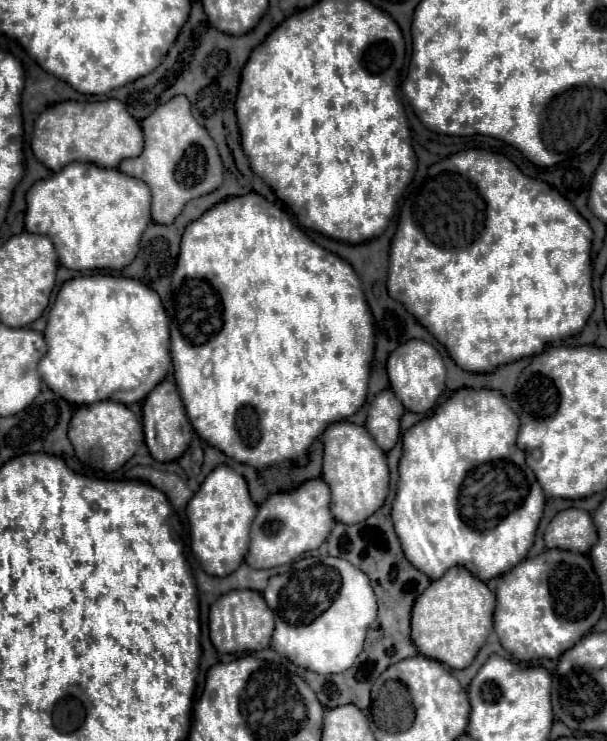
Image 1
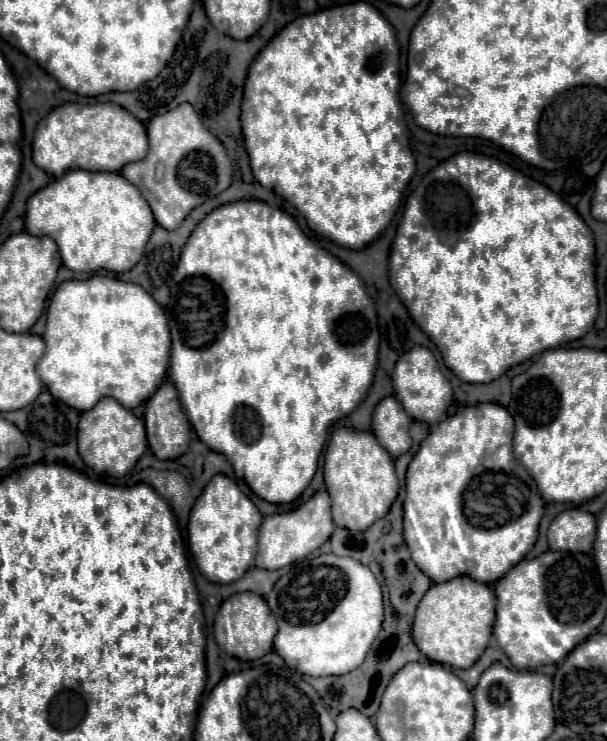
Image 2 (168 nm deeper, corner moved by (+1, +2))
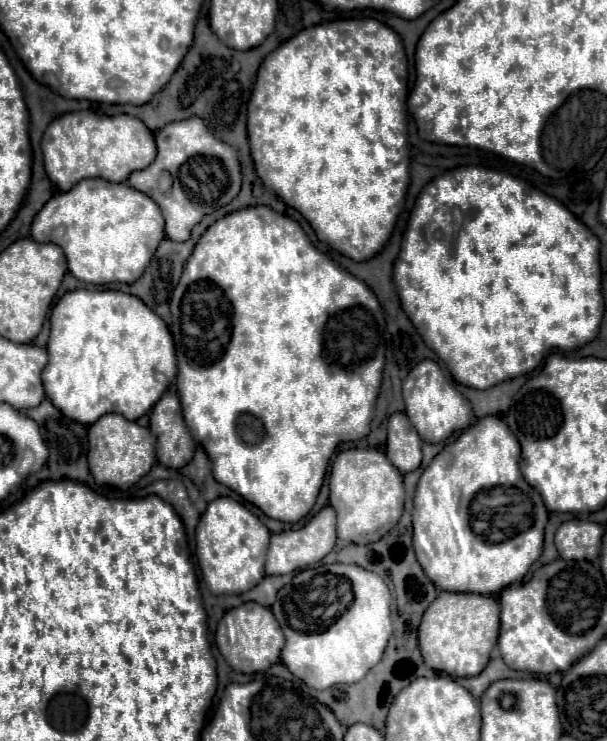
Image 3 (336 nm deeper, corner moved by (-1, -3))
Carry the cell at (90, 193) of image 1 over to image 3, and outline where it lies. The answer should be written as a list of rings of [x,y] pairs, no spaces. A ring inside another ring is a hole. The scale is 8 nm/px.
[[[92,178],[78,182],[72,190],[60,192],[50,202],[46,202],[46,206],[36,214],[30,234],[36,242],[58,244],[64,250],[70,272],[82,282],[98,286],[112,282],[134,284],[144,274],[146,264],[150,264],[160,240],[164,238],[164,218],[158,204],[144,192],[138,192],[128,184],[114,184],[102,178]]]

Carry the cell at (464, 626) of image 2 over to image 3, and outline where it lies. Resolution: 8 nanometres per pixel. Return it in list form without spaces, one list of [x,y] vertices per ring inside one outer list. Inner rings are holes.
[[[442,592],[422,616],[418,644],[424,664],[452,678],[478,676],[490,660],[490,652],[498,640],[500,608],[494,596]]]

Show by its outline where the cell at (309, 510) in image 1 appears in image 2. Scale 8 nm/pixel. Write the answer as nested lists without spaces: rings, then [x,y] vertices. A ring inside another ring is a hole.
[[[316,491],[306,503],[300,507],[286,511],[286,513],[274,513],[264,517],[260,531],[258,531],[258,553],[256,553],[256,567],[260,569],[280,569],[286,567],[312,551],[316,551],[334,531],[332,515],[330,515],[330,497],[326,491]]]

